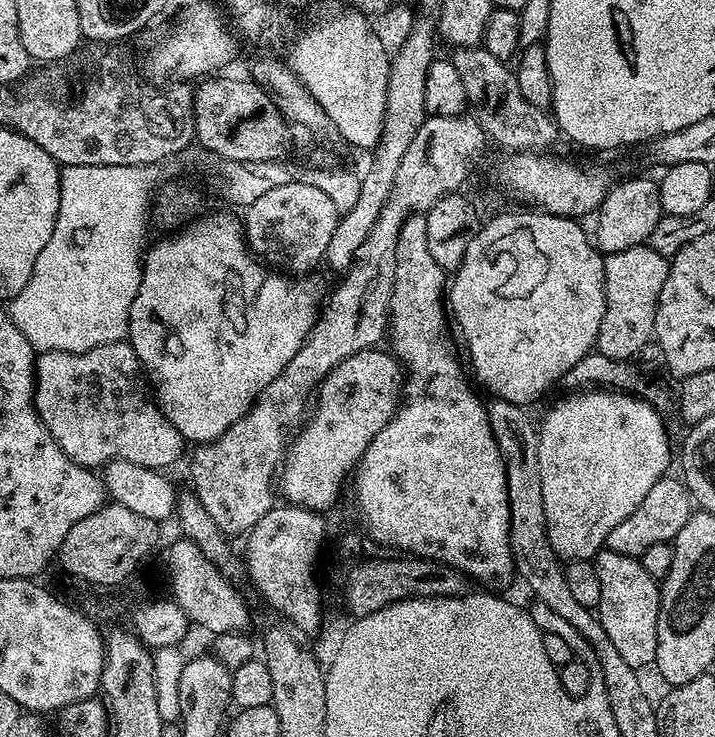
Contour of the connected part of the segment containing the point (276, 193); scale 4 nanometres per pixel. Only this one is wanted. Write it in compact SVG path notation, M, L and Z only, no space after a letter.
M290 182L276 184L274 190L266 190L258 202L247 205L245 216L242 216L244 238L253 256L259 258L265 265L285 274L308 274L328 255L330 238L334 238L334 230L338 230L341 213L334 202L318 186L310 186L306 182Z

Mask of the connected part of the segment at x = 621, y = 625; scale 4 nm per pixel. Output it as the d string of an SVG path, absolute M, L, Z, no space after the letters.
M601 550L594 557L598 582L602 582L602 598L598 605L598 619L614 642L618 654L637 670L655 665L658 650L658 614L660 613L660 584L640 565L639 559L626 554Z

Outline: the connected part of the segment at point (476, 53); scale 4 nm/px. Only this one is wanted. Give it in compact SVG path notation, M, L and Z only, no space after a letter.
M462 47L455 48L451 51L448 58L455 70L459 73L462 79L463 89L466 90L468 104L474 106L474 115L479 125L482 126L485 135L492 141L492 139L500 144L504 149L510 152L513 151L528 151L528 152L546 152L554 145L556 138L560 136L559 129L553 117L540 107L531 106L526 98L522 97L522 92L518 87L515 71L505 62L486 51L484 47Z

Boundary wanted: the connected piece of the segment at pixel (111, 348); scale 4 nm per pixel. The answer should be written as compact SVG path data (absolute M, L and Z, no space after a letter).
M119 340L85 352L42 352L36 358L36 412L50 430L54 442L74 462L83 468L99 469L112 460L125 459L157 470L168 467L184 452L186 441L182 434L160 411L160 405L150 395L146 373L140 367L138 354L131 343Z

